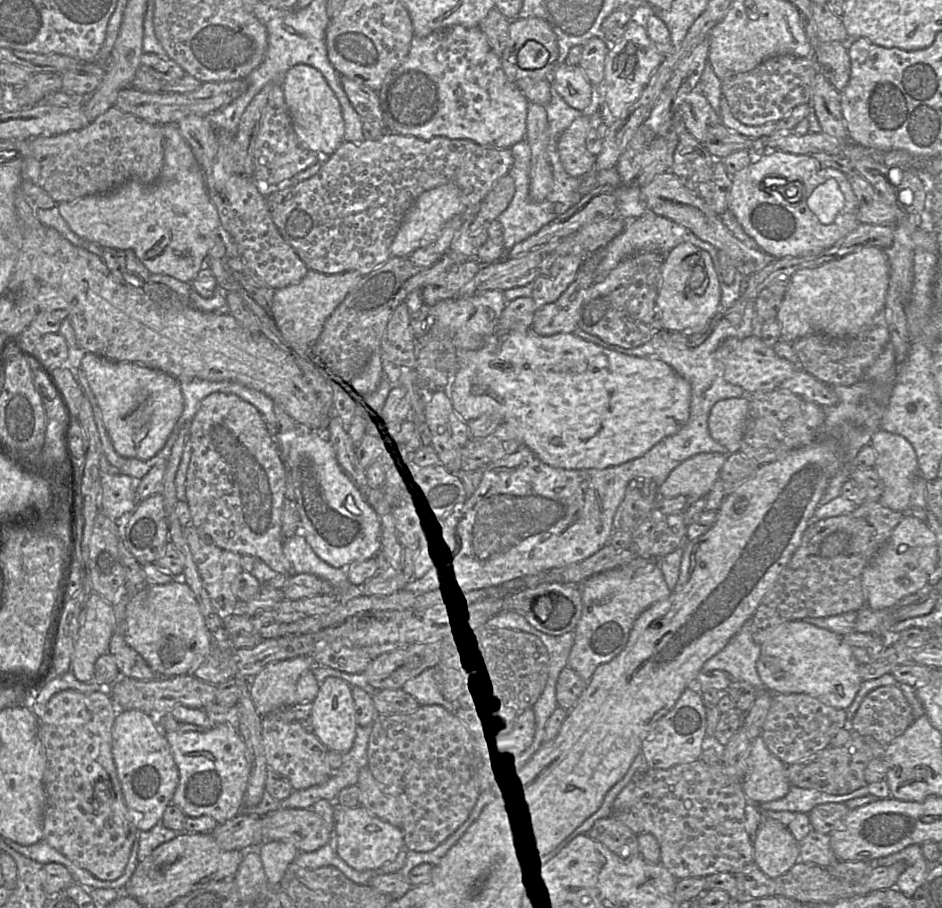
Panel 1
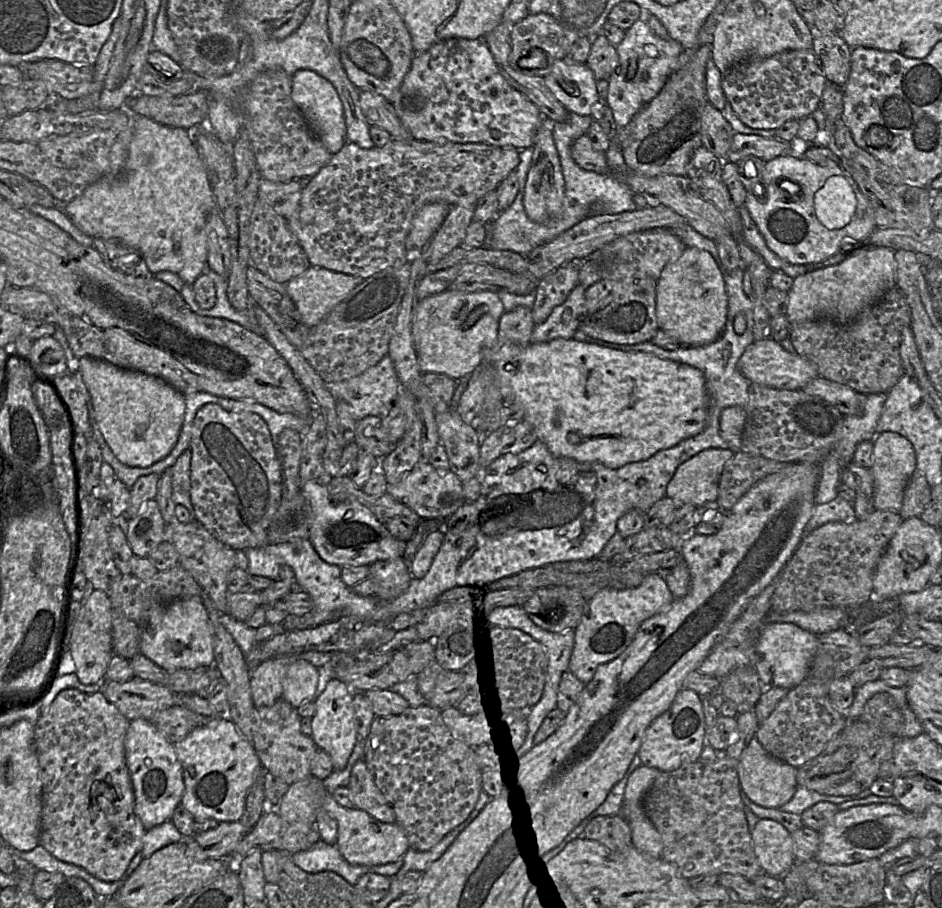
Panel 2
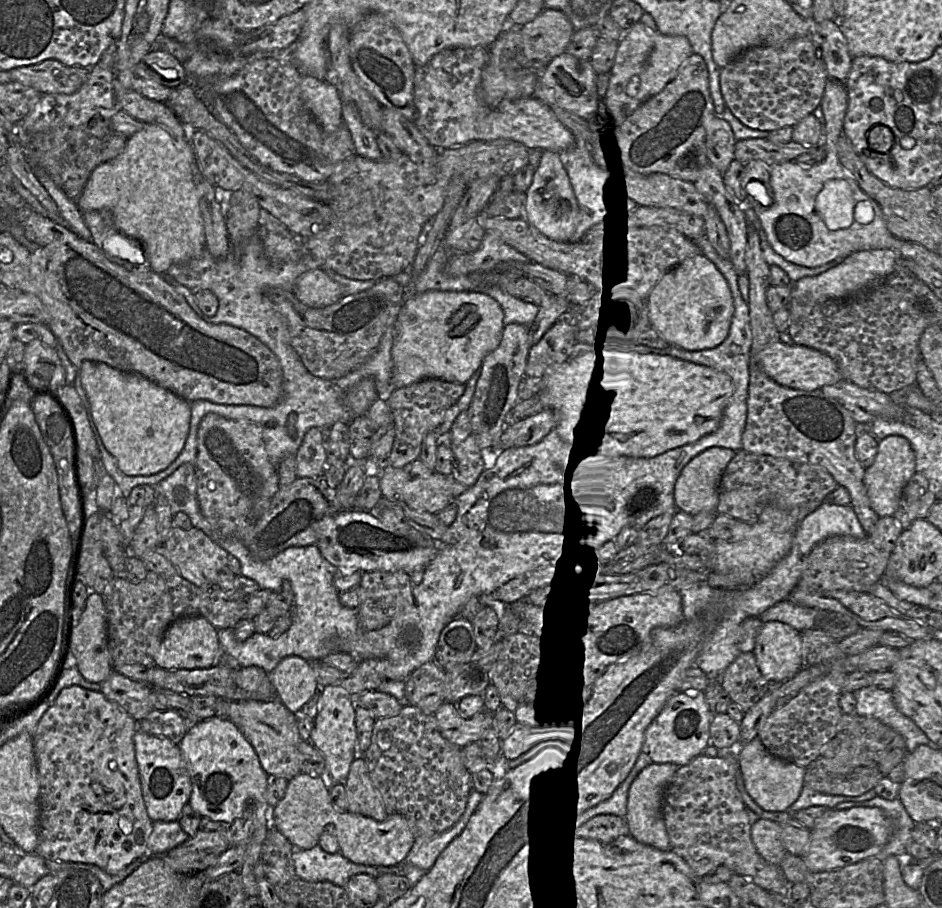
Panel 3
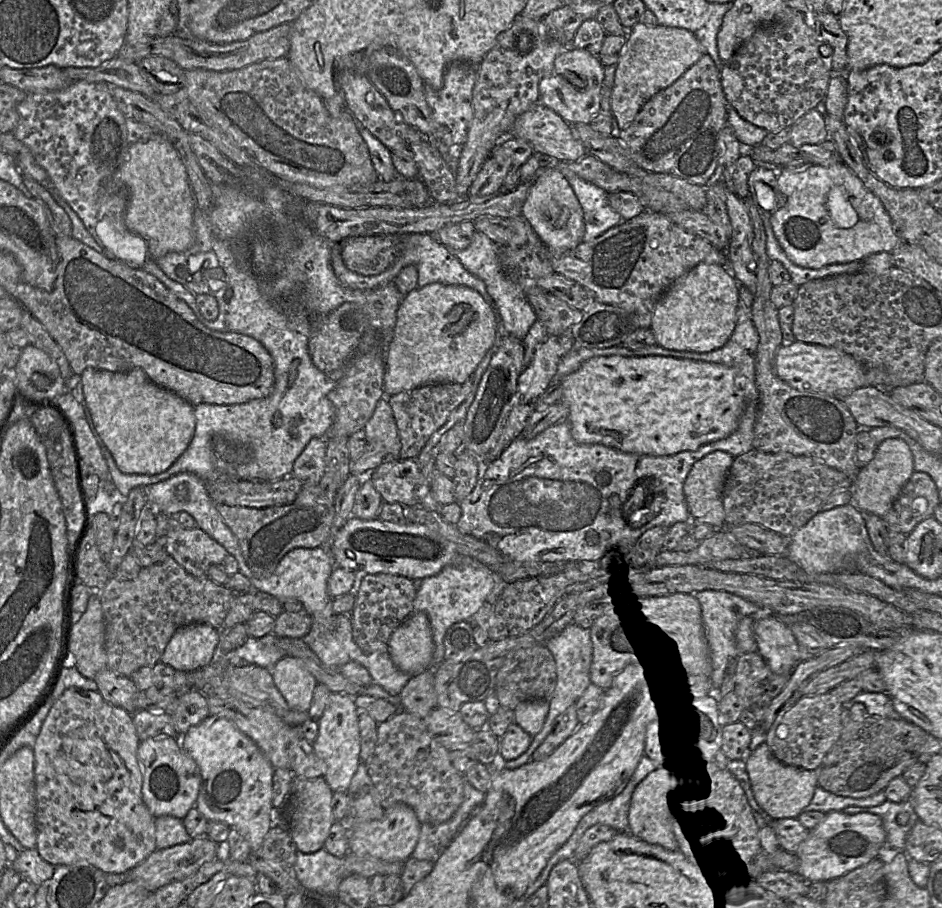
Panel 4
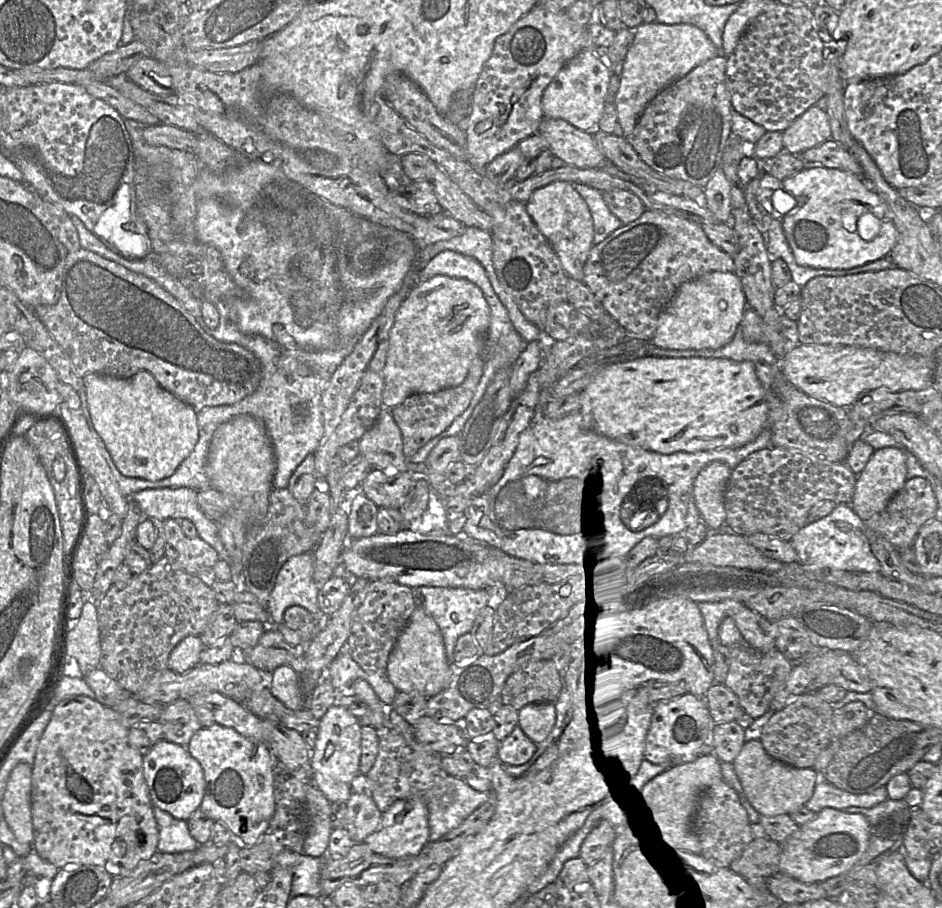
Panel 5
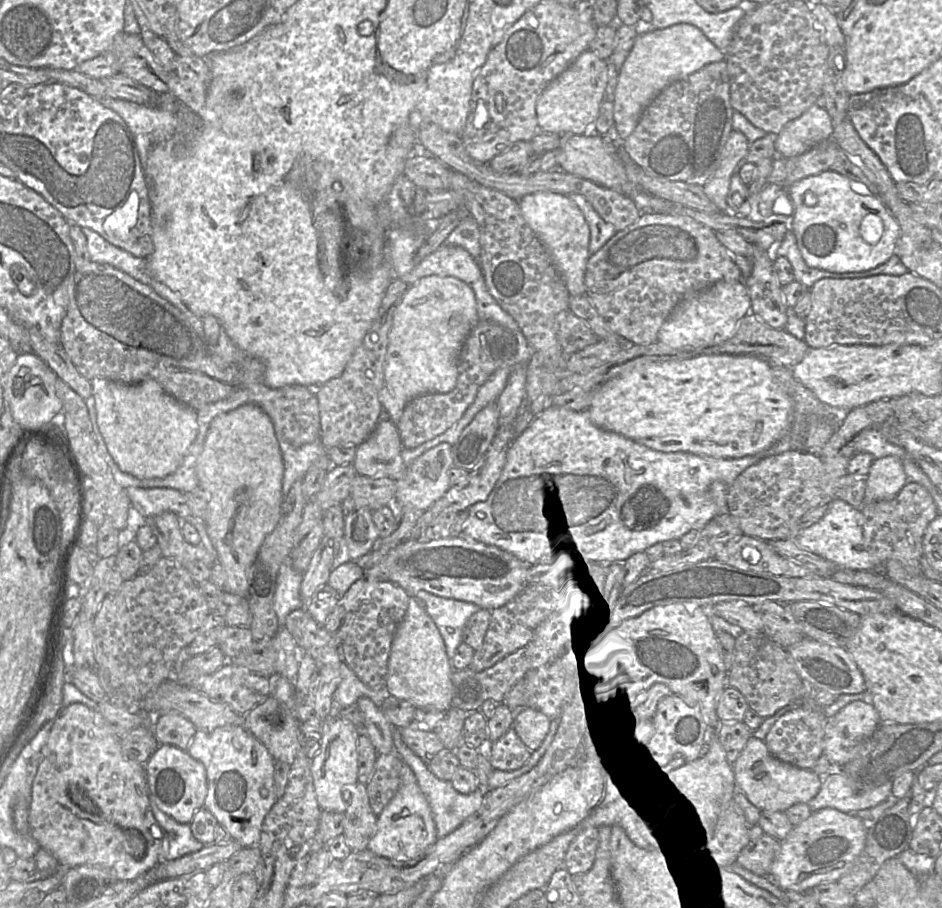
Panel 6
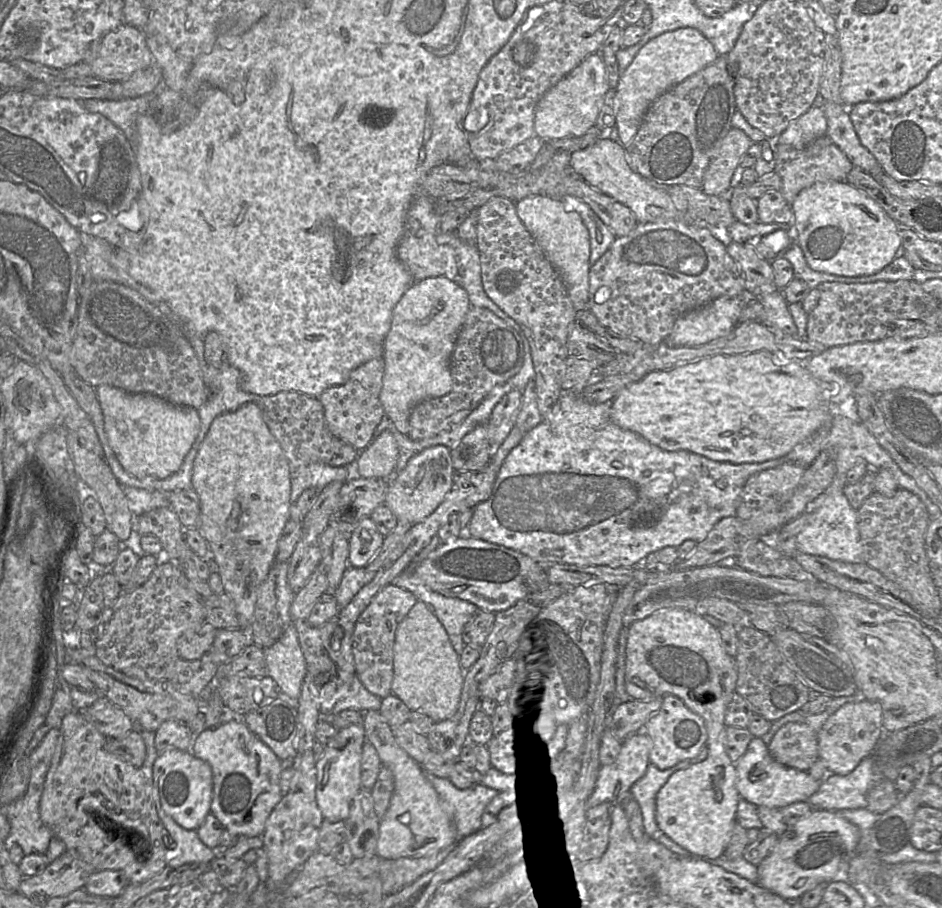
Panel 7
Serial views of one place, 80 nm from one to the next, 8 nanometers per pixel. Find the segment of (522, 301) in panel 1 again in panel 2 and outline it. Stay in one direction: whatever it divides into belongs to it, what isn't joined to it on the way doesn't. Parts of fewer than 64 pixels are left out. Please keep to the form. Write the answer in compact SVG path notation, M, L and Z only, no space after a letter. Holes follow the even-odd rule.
M518 306L504 311L499 320L496 342L490 349L498 350L505 343L528 345L534 326L531 308Z

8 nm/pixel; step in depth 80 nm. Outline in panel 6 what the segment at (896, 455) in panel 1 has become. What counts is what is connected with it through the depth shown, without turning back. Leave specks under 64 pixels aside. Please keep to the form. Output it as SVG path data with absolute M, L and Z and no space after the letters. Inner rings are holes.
M894 456L874 459L865 479L863 505L893 499L907 483L902 462Z

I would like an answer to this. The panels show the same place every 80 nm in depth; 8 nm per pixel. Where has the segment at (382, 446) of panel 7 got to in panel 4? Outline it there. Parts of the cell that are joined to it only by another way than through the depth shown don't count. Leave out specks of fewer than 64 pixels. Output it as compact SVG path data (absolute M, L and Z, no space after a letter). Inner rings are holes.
M385 398L380 399L364 429L367 442L381 443L387 453L385 460L399 460L401 442L392 409Z

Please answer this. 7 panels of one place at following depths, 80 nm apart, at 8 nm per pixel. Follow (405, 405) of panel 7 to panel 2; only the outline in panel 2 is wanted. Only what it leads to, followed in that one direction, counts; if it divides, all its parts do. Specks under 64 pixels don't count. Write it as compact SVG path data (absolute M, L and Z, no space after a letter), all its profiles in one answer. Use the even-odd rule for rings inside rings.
M444 290L417 303L412 338L422 373L440 373L460 381L468 377L496 342L504 306L491 290L460 292Z

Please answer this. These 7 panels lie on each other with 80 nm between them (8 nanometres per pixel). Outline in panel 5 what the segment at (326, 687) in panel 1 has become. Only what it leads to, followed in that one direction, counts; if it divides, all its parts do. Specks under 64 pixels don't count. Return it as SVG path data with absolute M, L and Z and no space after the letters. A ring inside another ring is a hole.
M333 704L321 718L311 754L311 782L331 802L347 802L352 780L360 773L361 726L347 707Z

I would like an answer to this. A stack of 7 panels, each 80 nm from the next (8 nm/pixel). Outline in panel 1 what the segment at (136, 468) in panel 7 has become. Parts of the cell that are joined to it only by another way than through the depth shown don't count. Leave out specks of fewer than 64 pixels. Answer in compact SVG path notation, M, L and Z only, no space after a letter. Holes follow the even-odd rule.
M86 353L81 361L89 386L94 393L108 436L118 454L124 457L148 460L166 444L176 422L183 412L184 400L180 382L174 377L139 363L115 362L94 353Z

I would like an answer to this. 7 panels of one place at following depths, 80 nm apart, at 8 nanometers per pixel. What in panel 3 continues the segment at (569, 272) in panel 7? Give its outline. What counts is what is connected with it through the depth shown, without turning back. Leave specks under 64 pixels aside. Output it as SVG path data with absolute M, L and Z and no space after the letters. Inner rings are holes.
M542 151L539 165L525 195L524 219L549 239L570 242L577 221L578 204L557 152Z

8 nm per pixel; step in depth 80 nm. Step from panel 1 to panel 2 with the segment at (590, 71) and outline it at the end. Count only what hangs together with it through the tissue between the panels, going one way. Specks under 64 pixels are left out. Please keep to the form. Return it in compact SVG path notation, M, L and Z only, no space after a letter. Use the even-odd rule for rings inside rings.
M598 34L591 40L591 50L586 64L593 71L596 79L608 80L618 63L616 46L602 34Z

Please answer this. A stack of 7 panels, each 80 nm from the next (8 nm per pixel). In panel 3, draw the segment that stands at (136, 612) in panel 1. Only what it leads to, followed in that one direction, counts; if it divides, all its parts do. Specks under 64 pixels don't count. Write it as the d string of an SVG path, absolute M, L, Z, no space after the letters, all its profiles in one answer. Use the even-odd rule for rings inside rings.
M182 617L166 630L154 664L166 670L204 669L219 663L219 639L217 629L204 617Z

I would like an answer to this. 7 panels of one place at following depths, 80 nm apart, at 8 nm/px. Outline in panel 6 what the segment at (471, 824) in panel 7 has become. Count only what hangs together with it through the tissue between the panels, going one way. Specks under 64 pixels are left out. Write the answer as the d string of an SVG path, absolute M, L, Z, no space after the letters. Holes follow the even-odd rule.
M391 724L391 732L398 755L403 762L412 768L417 778L419 787L428 800L435 822L438 839L446 836L450 832L453 832L468 817L470 817L480 808L482 801L490 788L488 786L481 786L468 794L458 792L454 788L451 780L442 780L434 775L429 769L427 762L415 754L404 743L401 736L401 728Z

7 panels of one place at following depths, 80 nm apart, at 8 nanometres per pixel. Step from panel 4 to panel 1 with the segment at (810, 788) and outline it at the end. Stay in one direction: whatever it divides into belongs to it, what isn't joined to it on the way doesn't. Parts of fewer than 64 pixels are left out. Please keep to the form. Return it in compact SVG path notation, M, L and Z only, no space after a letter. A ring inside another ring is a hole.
M759 735L752 740L746 763L746 773L742 779L742 788L750 803L763 803L784 797L791 784L786 776L786 765L774 756Z

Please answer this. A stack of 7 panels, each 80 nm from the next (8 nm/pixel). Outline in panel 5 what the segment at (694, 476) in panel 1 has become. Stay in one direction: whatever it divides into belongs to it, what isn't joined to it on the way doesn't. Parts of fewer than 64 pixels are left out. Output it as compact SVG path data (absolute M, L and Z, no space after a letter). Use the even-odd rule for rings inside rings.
M712 461L697 475L693 495L701 520L712 532L722 531L726 512L724 492L732 469L721 461Z

